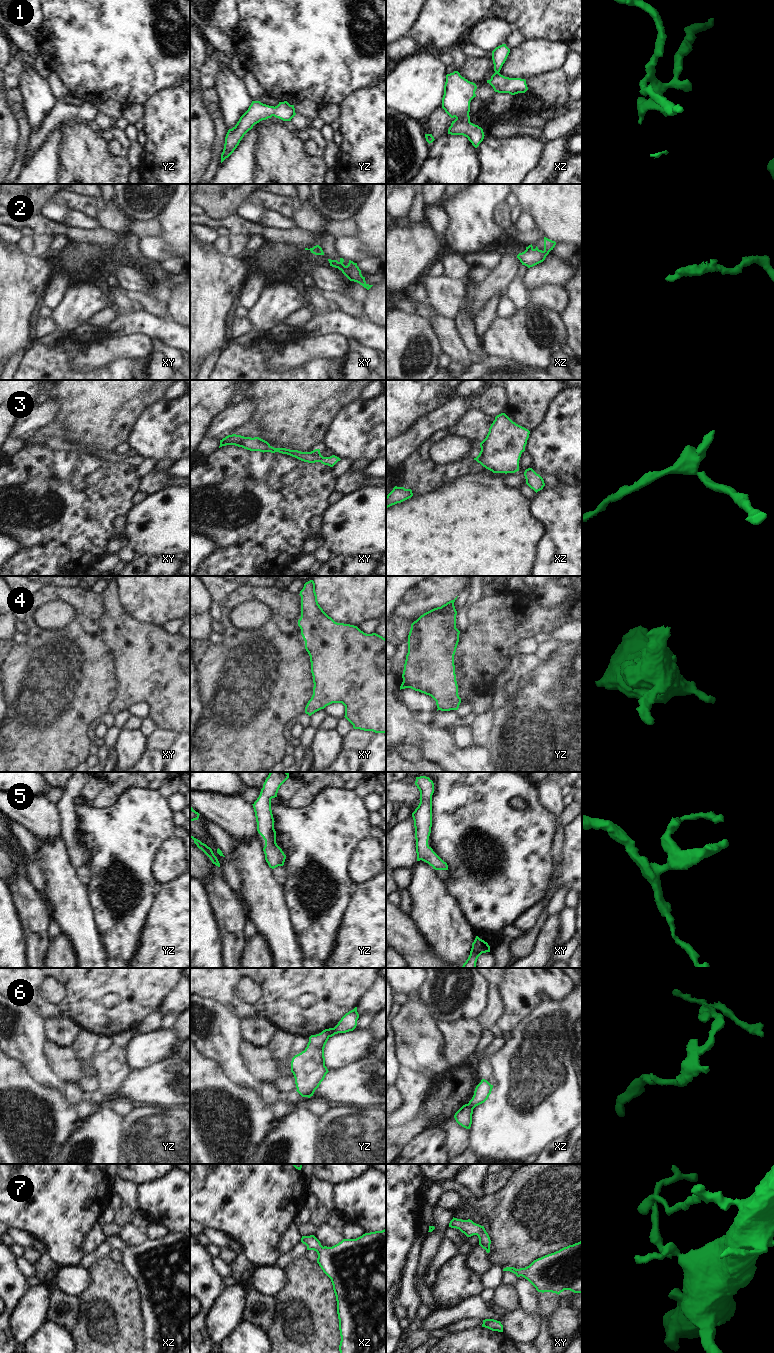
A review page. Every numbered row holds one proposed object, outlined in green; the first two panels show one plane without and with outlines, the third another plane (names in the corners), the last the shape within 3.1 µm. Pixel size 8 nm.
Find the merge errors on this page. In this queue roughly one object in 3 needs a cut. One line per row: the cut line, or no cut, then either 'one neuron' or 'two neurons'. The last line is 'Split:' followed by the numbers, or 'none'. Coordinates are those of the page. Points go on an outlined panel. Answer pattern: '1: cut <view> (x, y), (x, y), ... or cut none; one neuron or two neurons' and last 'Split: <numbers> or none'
1: cut none; one neuron
2: cut none; one neuron
3: cut none; one neuron
4: cut none; one neuron
5: cut none; one neuron
6: cut none; one neuron
7: cut none; one neuron
Split: none

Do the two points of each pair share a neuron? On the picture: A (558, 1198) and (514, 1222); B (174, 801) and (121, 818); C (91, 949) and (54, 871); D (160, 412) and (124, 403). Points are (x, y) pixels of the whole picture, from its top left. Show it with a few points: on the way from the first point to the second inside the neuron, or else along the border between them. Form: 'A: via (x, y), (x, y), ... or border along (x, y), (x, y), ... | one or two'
A: via (547, 1204), (525, 1219) | one
B: border along (166, 799), (169, 807), (174, 812) | two
C: via (81, 930), (69, 906), (64, 890) | one
D: border along (163, 398), (150, 404), (140, 414), (132, 428) | two

